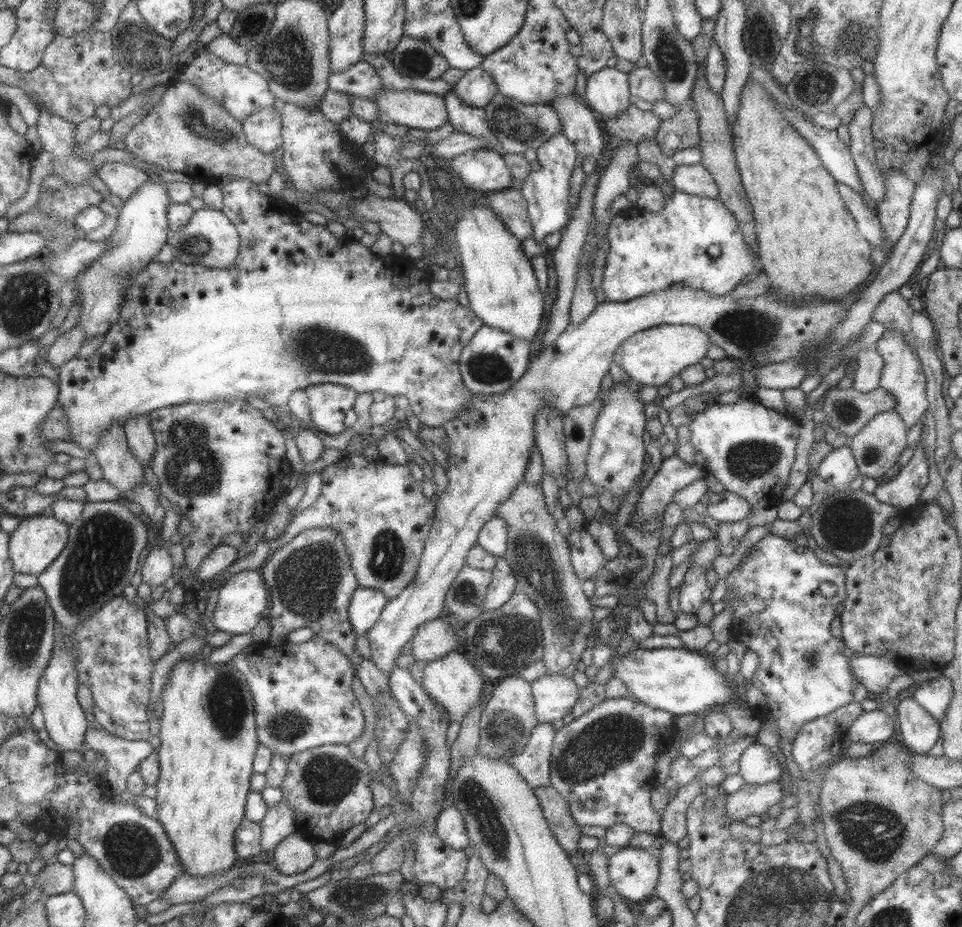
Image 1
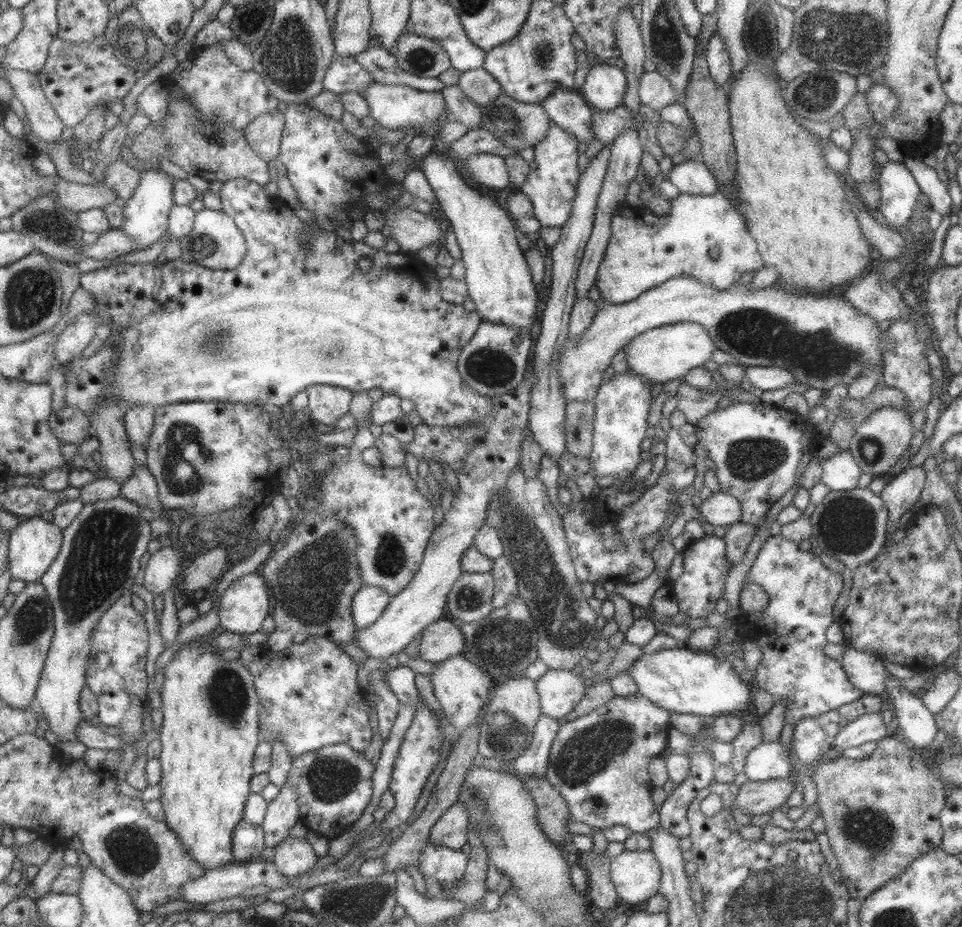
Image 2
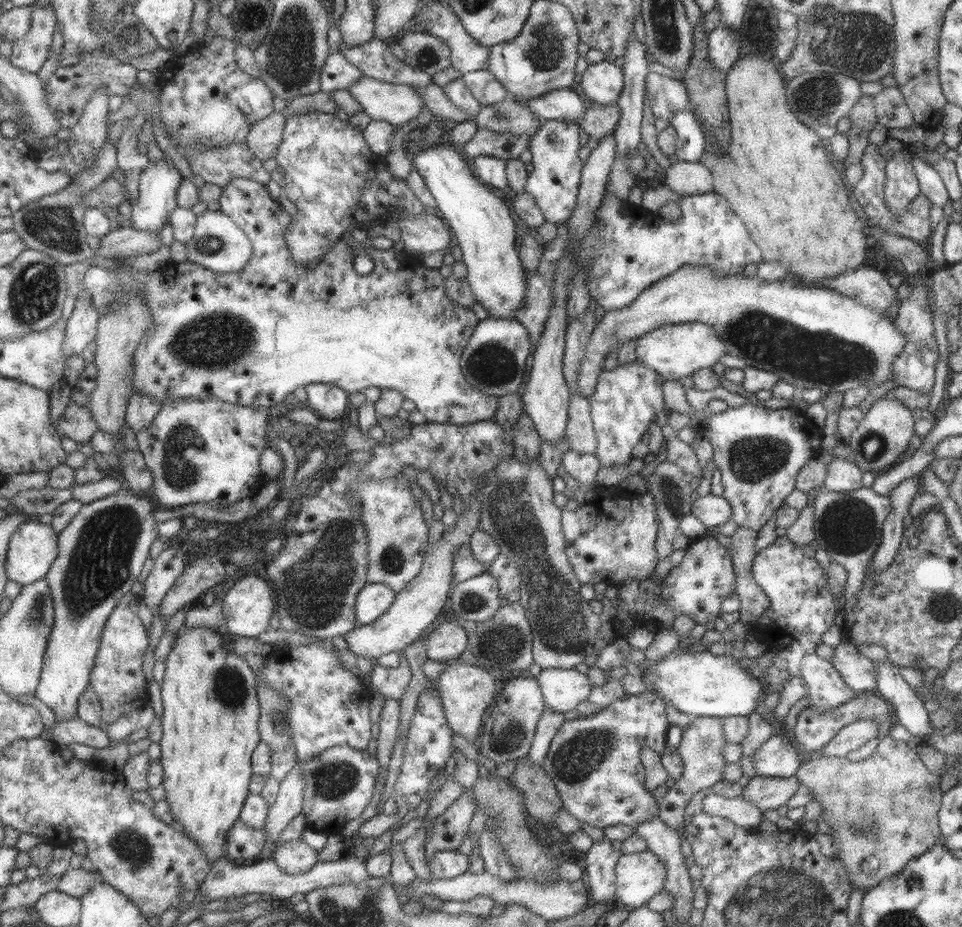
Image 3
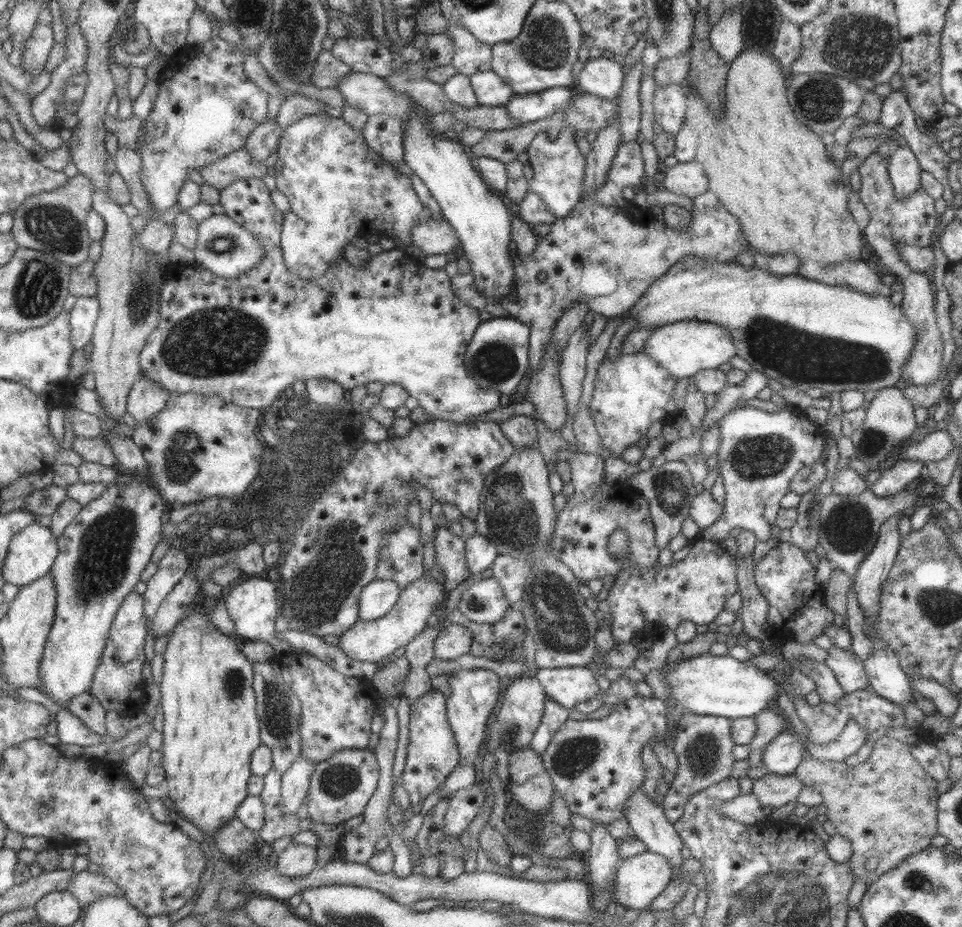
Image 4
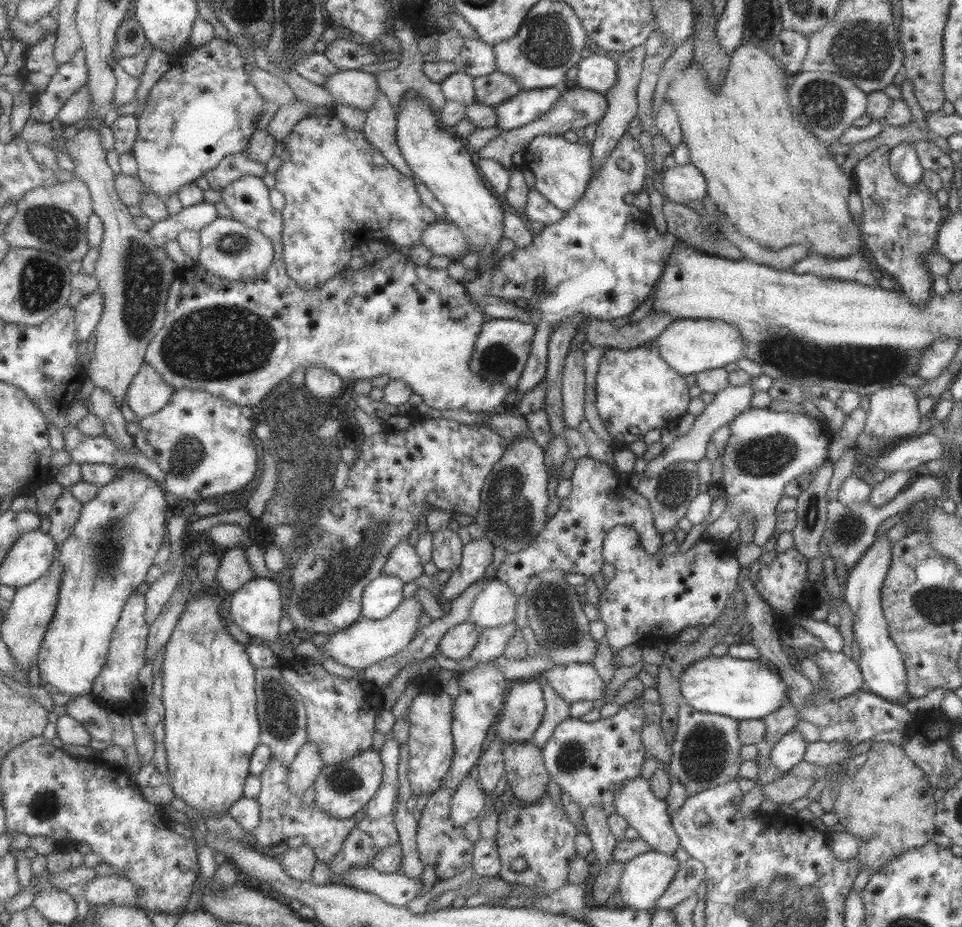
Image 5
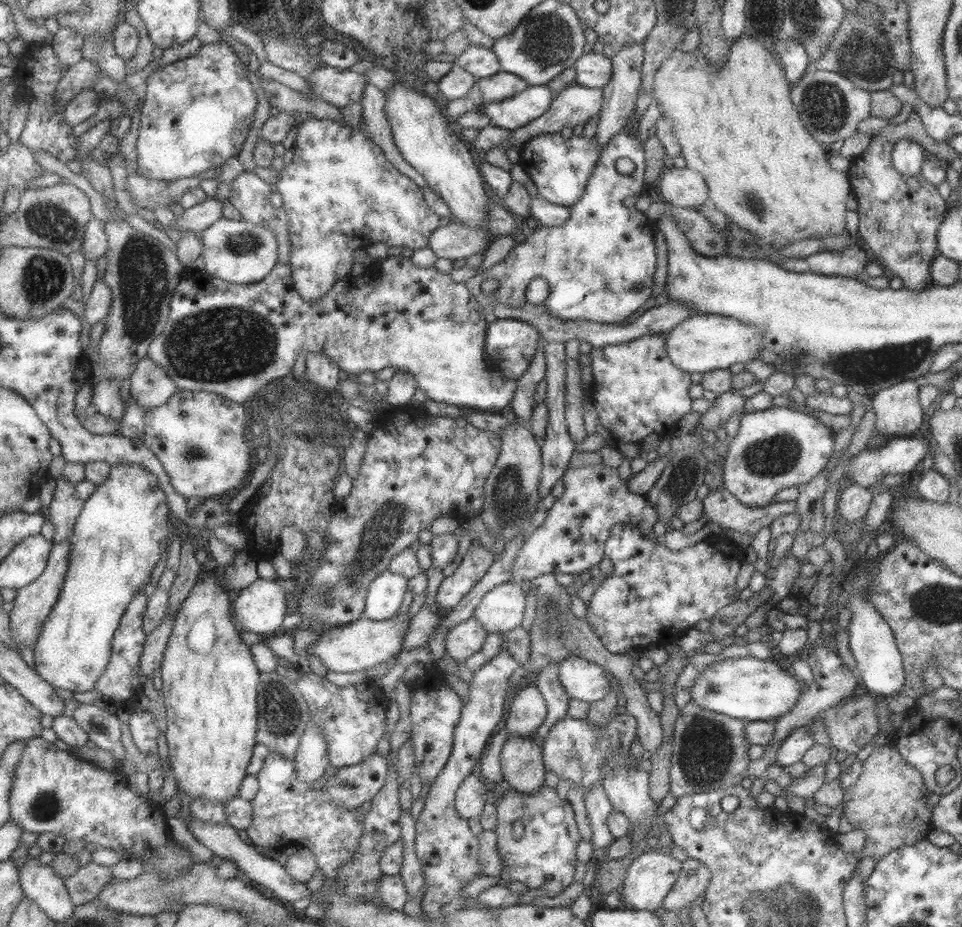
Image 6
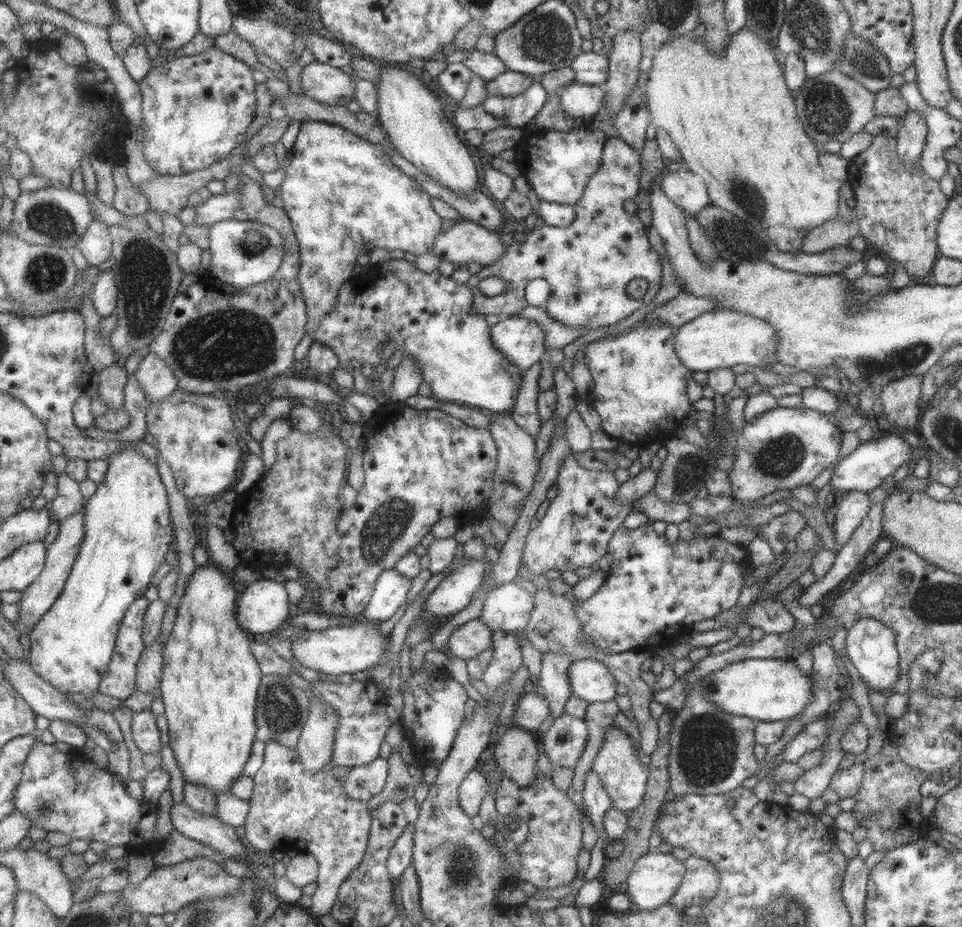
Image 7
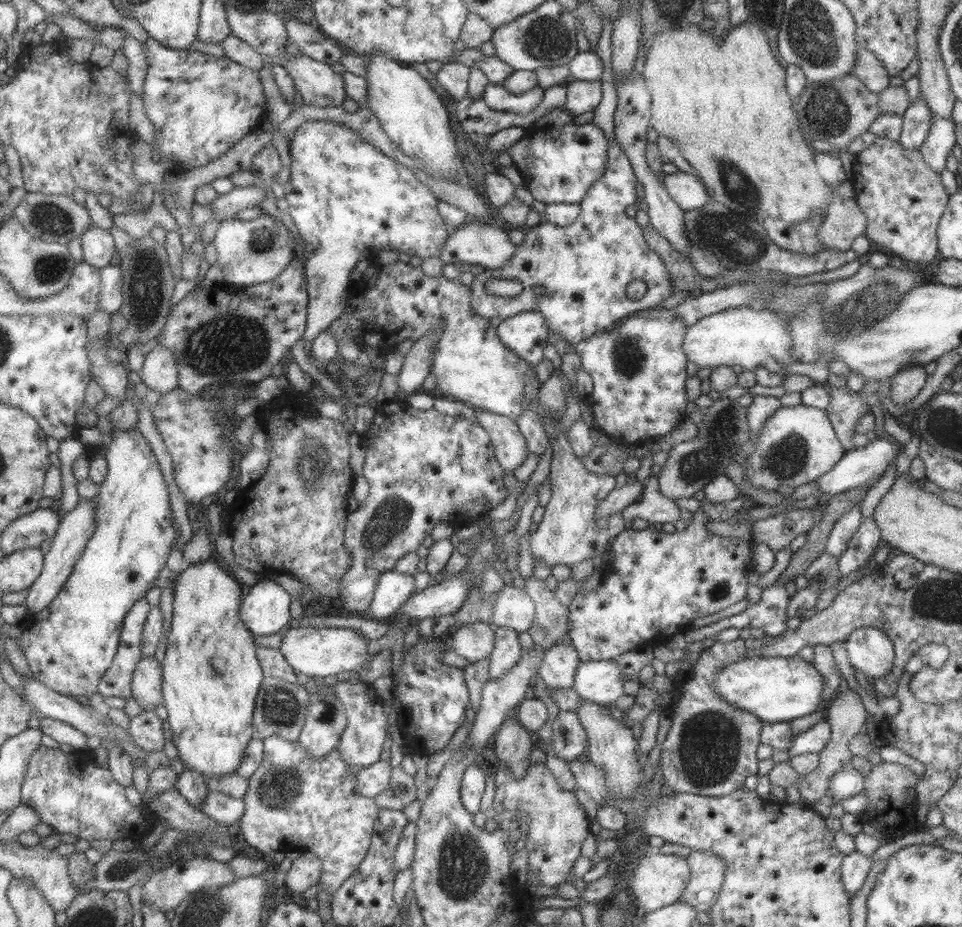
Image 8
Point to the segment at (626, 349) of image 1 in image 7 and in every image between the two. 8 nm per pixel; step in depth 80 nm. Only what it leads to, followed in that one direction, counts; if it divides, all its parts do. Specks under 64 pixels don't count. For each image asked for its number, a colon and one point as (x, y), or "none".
2: (669, 351)
3: (673, 350)
4: (683, 347)
5: (688, 346)
6: (703, 342)
7: (724, 337)

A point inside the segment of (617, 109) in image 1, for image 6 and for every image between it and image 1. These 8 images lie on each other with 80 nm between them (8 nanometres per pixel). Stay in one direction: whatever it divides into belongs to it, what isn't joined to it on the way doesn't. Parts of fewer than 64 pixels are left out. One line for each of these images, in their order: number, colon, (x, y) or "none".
2: (603, 88)
3: (601, 82)
4: (603, 77)
5: (595, 72)
6: (592, 69)

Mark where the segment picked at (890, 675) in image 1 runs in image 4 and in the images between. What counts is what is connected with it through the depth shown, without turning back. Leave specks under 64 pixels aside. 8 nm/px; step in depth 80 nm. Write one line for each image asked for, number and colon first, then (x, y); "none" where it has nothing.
2: (865, 672)
3: (858, 673)
4: (847, 668)

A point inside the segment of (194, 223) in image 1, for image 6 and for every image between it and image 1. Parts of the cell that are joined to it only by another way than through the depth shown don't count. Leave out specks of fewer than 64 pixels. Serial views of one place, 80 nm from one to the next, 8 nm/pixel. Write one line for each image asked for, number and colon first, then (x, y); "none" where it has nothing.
2: (216, 242)
3: (220, 244)
4: (227, 248)
5: (232, 250)
6: (239, 252)

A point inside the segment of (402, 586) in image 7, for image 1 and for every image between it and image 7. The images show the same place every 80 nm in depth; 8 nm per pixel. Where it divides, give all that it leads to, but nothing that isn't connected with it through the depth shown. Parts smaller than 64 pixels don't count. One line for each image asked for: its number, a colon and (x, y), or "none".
1: (367, 607)
2: (370, 603)
3: (376, 599)
4: (379, 597)
5: (383, 596)
6: (386, 595)

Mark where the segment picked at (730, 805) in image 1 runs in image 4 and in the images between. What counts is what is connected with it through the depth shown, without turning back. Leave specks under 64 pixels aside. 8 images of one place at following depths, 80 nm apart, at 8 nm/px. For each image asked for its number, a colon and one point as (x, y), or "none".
2: (754, 797)
3: (764, 792)
4: (774, 790)

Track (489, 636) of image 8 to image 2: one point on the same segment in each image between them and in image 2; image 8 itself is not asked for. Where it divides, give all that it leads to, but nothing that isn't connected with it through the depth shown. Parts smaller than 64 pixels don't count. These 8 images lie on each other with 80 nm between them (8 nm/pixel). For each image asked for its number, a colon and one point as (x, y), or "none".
2: (443, 640)
3: (448, 641)
4: (454, 641)
5: (457, 644)
6: (465, 639)
7: (469, 640)

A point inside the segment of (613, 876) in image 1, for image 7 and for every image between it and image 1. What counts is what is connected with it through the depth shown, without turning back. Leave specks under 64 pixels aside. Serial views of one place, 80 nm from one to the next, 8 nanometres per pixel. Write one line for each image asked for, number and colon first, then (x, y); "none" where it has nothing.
2: (635, 875)
3: (639, 876)
4: (639, 879)
5: (645, 877)
6: (650, 875)
7: (654, 878)

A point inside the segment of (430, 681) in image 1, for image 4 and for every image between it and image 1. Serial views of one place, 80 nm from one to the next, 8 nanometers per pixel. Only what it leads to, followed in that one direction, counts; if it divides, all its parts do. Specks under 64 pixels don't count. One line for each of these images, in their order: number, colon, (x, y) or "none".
2: (461, 688)
3: (466, 691)
4: (474, 692)

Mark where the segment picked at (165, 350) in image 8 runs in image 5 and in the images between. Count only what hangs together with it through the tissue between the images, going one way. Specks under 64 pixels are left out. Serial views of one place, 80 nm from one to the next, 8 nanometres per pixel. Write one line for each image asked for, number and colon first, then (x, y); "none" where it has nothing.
5: (149, 392)
6: (151, 385)
7: (159, 379)

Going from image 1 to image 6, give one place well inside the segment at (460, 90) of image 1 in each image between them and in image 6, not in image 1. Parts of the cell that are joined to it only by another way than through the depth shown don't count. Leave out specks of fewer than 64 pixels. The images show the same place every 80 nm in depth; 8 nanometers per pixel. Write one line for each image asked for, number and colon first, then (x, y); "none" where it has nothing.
2: (478, 85)
3: (486, 89)
4: (489, 89)
5: (491, 89)
6: (503, 84)

